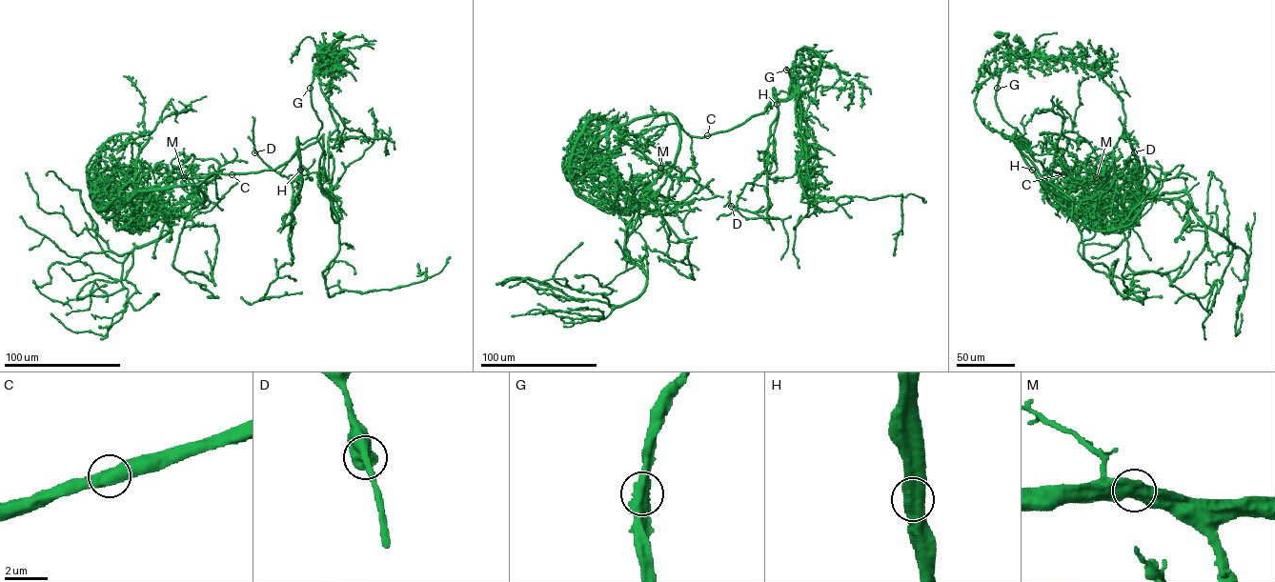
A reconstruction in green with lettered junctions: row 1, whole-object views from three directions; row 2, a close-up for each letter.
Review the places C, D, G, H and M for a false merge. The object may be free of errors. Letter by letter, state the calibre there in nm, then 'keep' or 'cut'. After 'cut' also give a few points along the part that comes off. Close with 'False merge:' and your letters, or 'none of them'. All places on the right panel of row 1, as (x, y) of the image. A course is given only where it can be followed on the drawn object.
C: 650 nm thick; keep
D: 700 nm thick; keep
G: 650 nm thick; keep
H: 650 nm thick; cut; foreign part runs (1032, 170), (1015, 142), (1027, 140), (997, 106), (1000, 71), (975, 99), (983, 124), (1010, 139), (1035, 111)
M: 600 nm thick; keep
False merge: H

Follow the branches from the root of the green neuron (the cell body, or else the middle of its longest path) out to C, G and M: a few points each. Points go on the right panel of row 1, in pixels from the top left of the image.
C: (1000, 35), (1008, 34), (1016, 57), (1001, 71), (996, 106), (1028, 144), (1031, 156), (1045, 169), (1062, 173)
G: (1000, 35), (1008, 34), (1006, 40), (1016, 57), (1001, 71), (997, 88)
M: (1000, 35), (1016, 57), (1001, 71), (996, 106), (1035, 160), (1064, 173), (1041, 185), (1065, 196), (1096, 177)

